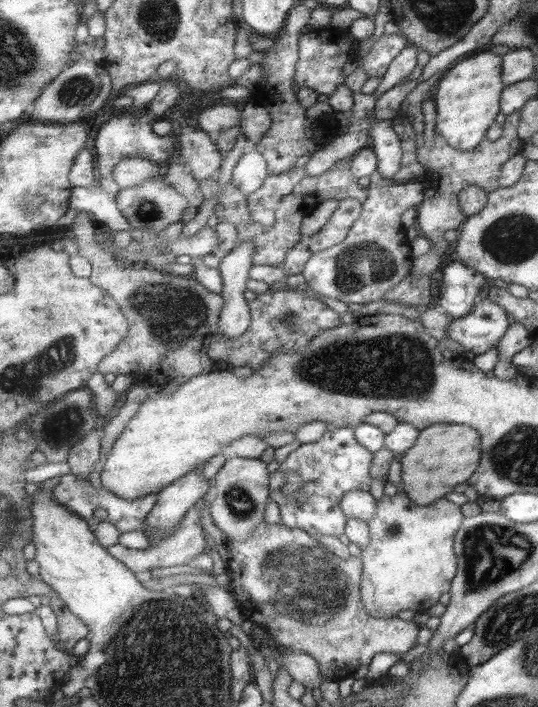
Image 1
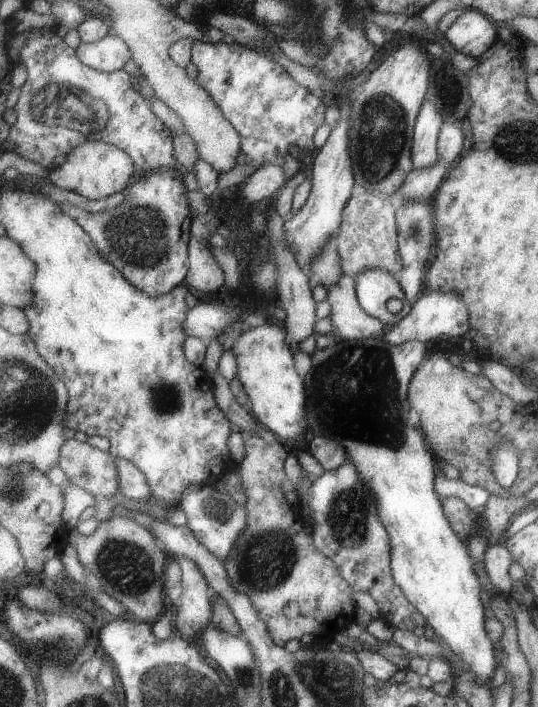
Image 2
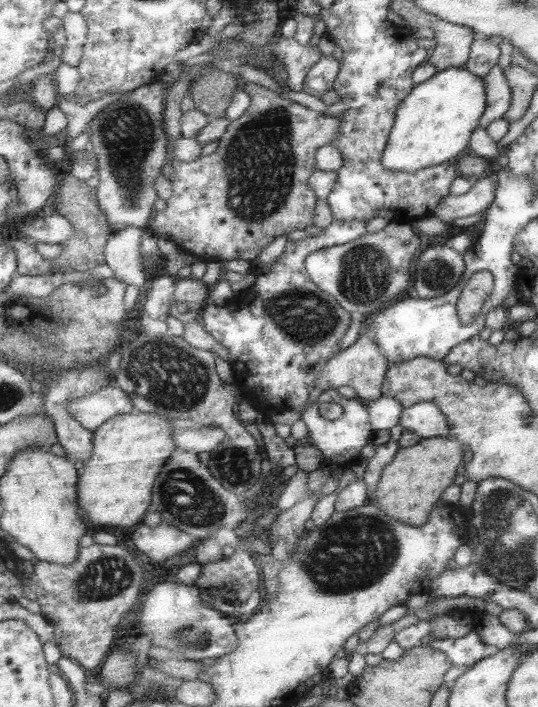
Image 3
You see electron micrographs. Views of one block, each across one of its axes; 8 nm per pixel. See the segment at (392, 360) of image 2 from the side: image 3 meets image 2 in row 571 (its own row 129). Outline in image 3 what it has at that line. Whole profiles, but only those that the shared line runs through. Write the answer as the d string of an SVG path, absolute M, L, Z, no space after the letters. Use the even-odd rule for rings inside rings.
M465 67L447 68L433 79L416 84L412 94L398 109L397 122L385 149L385 168L417 173L457 158L469 148L473 131L480 126L487 108L488 89L484 81Z

